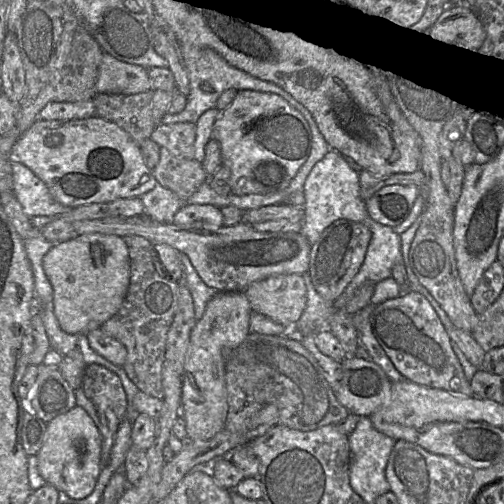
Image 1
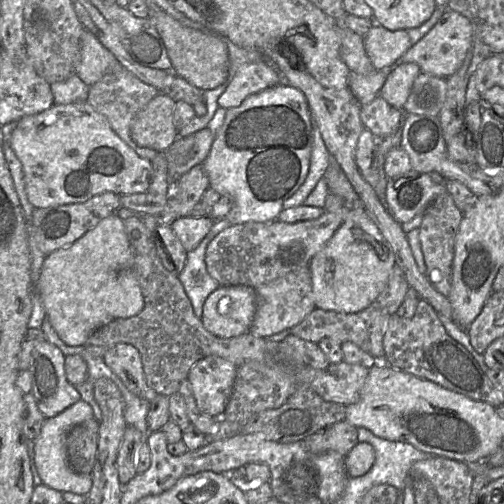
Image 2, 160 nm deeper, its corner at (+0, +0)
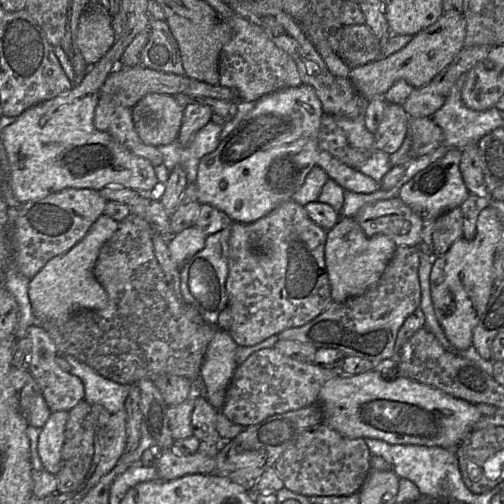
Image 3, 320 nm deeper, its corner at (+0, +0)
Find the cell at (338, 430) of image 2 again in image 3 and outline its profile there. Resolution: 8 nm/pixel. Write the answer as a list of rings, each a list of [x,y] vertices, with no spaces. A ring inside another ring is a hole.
[[[319,424],[299,436],[295,444],[276,461],[274,468],[288,490],[312,496],[349,496],[359,492],[371,469],[372,454],[364,438],[349,439],[326,424]]]

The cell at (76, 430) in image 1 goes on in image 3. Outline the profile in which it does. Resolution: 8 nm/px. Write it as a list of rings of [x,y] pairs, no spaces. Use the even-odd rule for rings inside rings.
[[[68,411],[51,413],[39,434],[38,453],[43,469],[55,476],[60,470],[61,451],[68,416]]]

